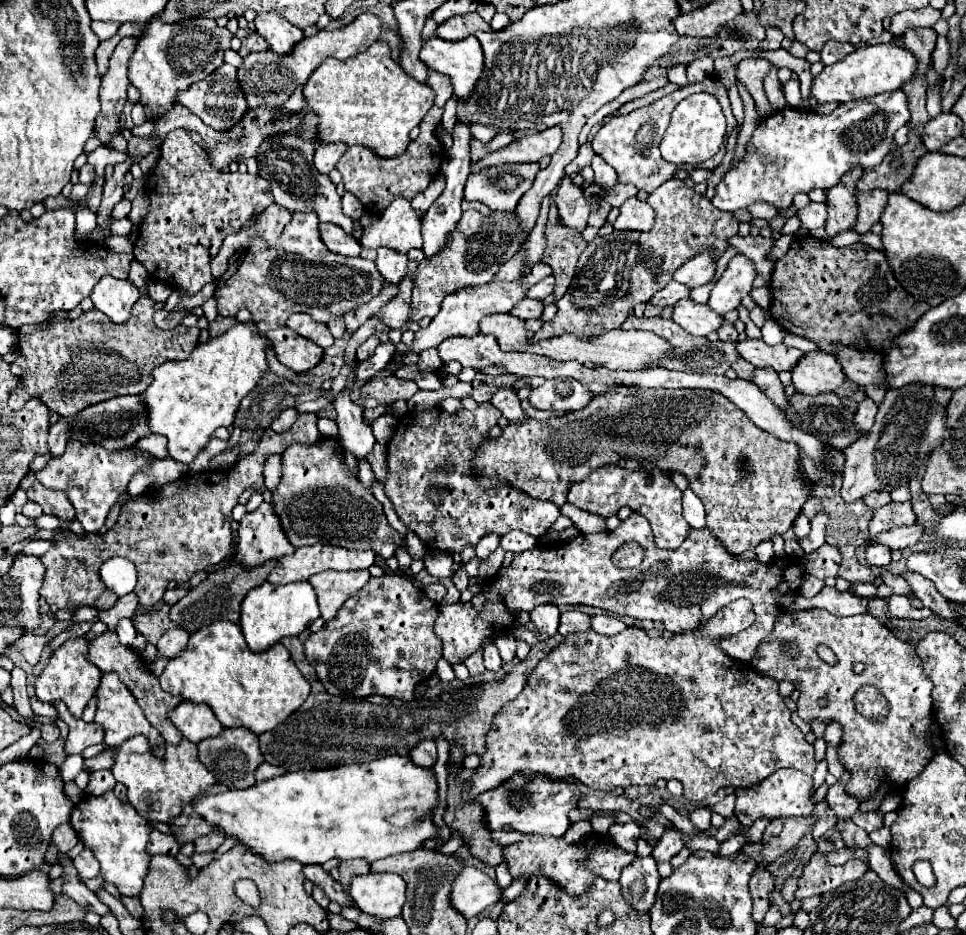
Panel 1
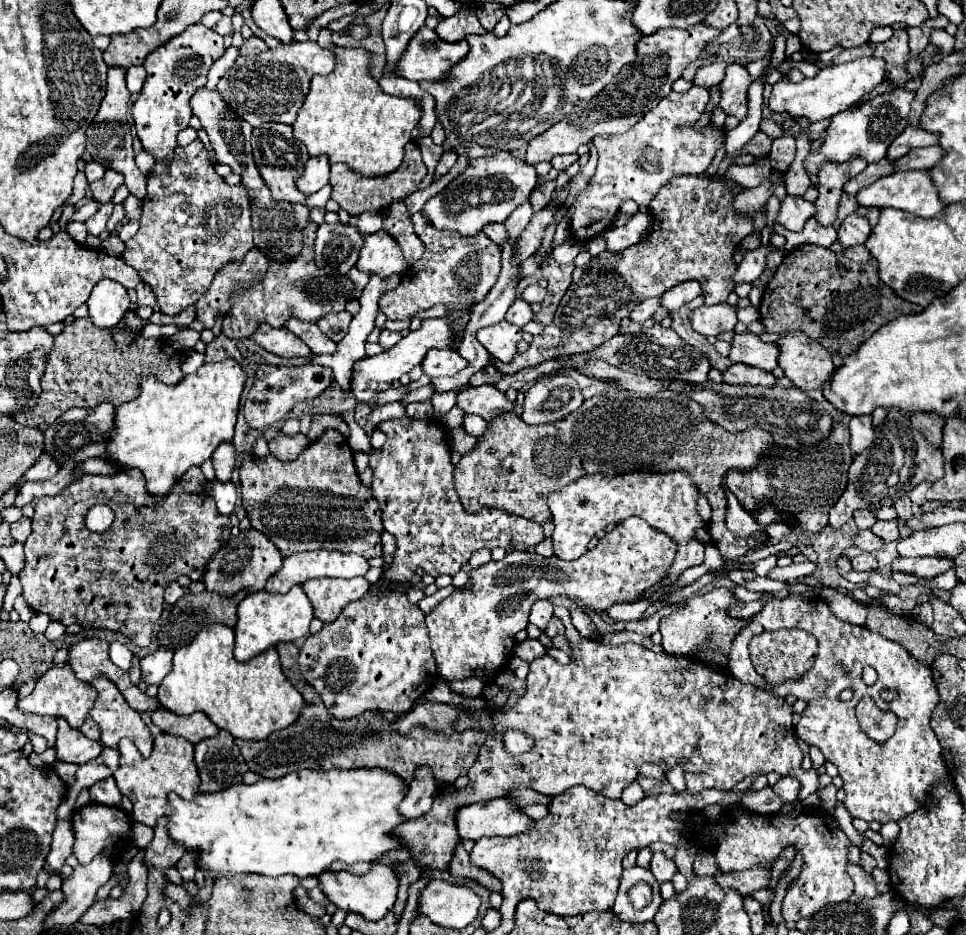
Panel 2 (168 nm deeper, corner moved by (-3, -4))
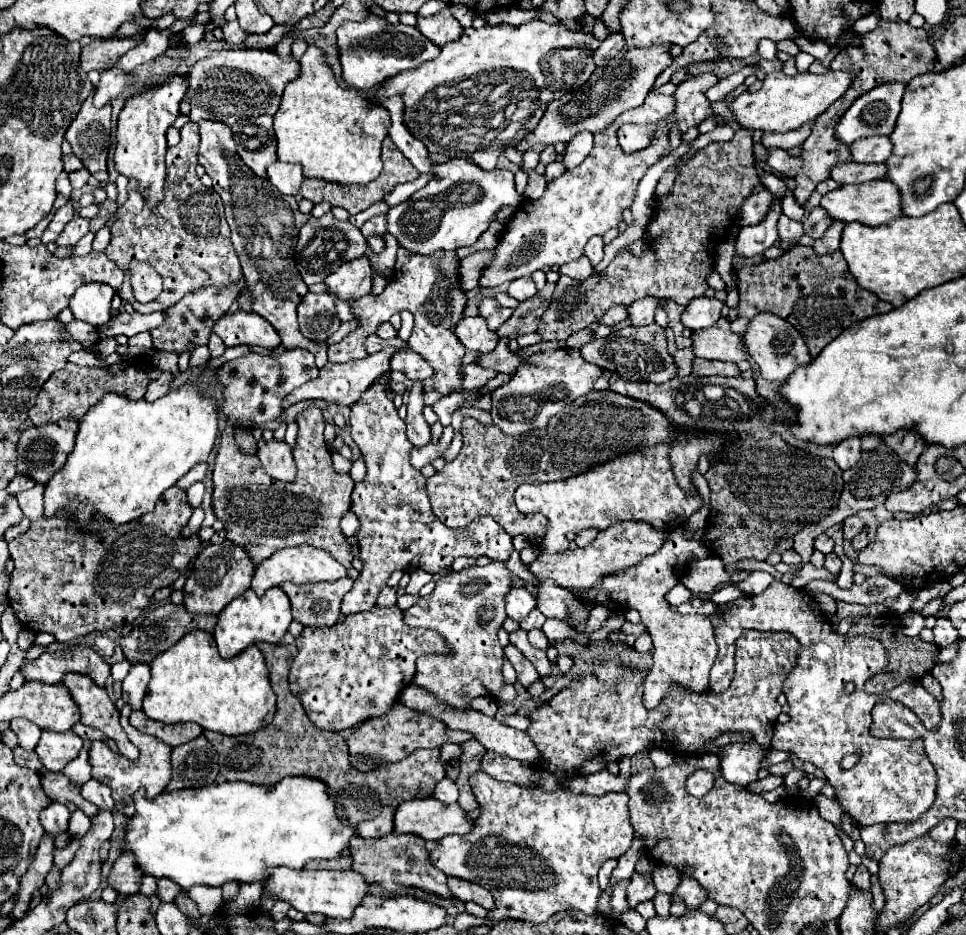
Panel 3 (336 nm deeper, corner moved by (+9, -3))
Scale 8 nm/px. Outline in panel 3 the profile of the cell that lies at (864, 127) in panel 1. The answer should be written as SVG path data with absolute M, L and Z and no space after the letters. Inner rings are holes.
M884 83L884 85L878 85L872 91L864 93L860 99L856 99L856 103L852 103L852 107L838 121L836 137L844 145L852 145L856 139L862 139L862 137L890 135L892 127L896 125L898 113L900 113L902 95L904 95L904 85L902 83Z

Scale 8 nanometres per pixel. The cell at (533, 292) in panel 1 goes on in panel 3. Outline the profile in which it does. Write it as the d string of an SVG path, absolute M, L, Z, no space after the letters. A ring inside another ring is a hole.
M520 277L520 279L514 279L508 287L508 295L518 299L518 301L524 301L524 299L530 299L532 295L536 295L536 285L532 281L532 277Z

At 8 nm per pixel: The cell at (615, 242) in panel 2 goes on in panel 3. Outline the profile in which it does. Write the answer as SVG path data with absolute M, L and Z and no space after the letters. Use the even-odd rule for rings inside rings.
M592 237L586 247L584 247L584 255L590 259L592 265L598 265L602 261L602 237Z

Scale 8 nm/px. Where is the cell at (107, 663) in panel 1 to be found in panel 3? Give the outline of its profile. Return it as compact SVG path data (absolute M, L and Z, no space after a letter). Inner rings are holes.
M70 647L64 651L46 651L38 659L30 663L22 663L20 673L26 681L42 681L42 683L60 683L66 673L82 673L92 677L98 685L104 685L110 675L110 665L92 651L90 647Z

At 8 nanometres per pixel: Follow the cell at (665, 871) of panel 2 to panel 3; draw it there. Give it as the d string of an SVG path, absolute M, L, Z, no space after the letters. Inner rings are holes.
M632 875L630 885L626 889L626 899L628 899L628 907L630 909L634 909L642 901L654 899L654 895L656 895L656 889L652 885L652 877L650 875Z

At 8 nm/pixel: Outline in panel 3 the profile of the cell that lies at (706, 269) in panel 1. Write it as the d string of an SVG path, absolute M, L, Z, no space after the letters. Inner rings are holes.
M648 297L648 299L640 299L636 303L632 303L628 307L628 319L634 327L638 325L650 325L654 321L654 311L656 307L664 307L666 301L662 299L654 299L654 297Z

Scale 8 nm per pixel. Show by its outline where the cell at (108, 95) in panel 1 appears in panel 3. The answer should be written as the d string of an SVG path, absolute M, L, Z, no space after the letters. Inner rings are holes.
M92 95L82 103L76 119L66 131L66 141L72 145L72 151L82 159L84 167L98 179L106 181L106 157L110 147L110 113L112 107L106 105L96 109L92 105Z

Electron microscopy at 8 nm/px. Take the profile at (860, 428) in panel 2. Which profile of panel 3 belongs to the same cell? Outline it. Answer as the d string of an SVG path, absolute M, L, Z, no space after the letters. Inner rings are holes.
M850 437L838 443L834 447L834 461L838 467L842 467L842 471L846 471L846 467L856 467L856 461L860 461L860 439Z

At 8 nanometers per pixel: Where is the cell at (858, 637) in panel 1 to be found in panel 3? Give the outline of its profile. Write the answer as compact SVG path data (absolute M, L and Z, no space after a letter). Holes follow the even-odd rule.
M772 581L758 595L744 595L732 603L716 605L710 613L714 627L714 637L718 645L718 655L710 671L710 691L720 693L730 687L734 677L734 641L748 629L756 631L786 631L800 641L800 661L784 681L784 695L790 705L790 721L786 725L776 725L772 747L778 751L788 751L802 761L814 763L824 771L826 781L836 789L836 799L844 811L858 825L876 823L912 823L920 819L928 807L932 807L936 797L936 771L926 757L922 739L894 741L894 739L874 739L870 735L872 707L882 699L900 701L910 707L928 731L936 731L942 713L940 703L920 685L918 679L908 679L884 695L870 695L864 691L864 683L874 675L884 671L888 665L886 651L880 641L872 637L840 637L826 623L824 615L810 607L816 605L804 589L796 589L782 581ZM854 683L854 691L846 693L844 685ZM848 753L858 753L858 763L842 771L840 761Z

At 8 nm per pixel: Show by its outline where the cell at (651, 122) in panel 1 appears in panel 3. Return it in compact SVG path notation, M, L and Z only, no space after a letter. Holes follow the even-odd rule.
M650 93L648 99L632 109L624 111L610 123L602 133L594 133L594 147L588 157L574 169L564 171L558 179L548 181L546 191L536 201L526 201L512 215L506 225L498 245L494 247L494 257L488 267L480 273L480 289L498 287L506 281L514 281L516 277L532 275L538 269L564 265L578 257L582 257L584 245L594 235L604 235L608 229L618 227L622 223L622 211L630 209L636 197L636 187L650 165L658 161L658 157L668 149L668 133L666 133L666 117L674 111L674 99ZM622 123L654 123L658 127L652 137L652 145L636 151L632 155L624 155L616 141L616 131Z

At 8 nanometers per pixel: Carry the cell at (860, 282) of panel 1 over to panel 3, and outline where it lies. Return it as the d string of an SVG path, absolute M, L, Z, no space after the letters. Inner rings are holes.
M796 245L778 259L762 261L758 265L738 265L734 267L734 275L740 291L738 315L752 319L760 311L770 311L786 319L802 333L812 357L816 357L850 325L894 309L886 301L880 301L874 293L856 285L840 251L816 255L812 247Z

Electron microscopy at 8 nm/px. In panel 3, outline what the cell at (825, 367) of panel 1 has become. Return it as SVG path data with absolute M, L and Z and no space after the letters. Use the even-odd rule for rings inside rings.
M760 313L750 319L744 331L744 343L746 343L746 351L758 363L760 375L766 381L782 383L798 365L806 365L812 361L804 337L786 319L778 319L772 313Z

